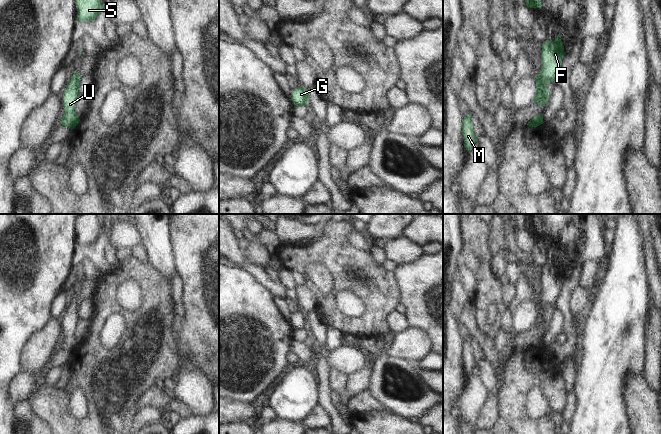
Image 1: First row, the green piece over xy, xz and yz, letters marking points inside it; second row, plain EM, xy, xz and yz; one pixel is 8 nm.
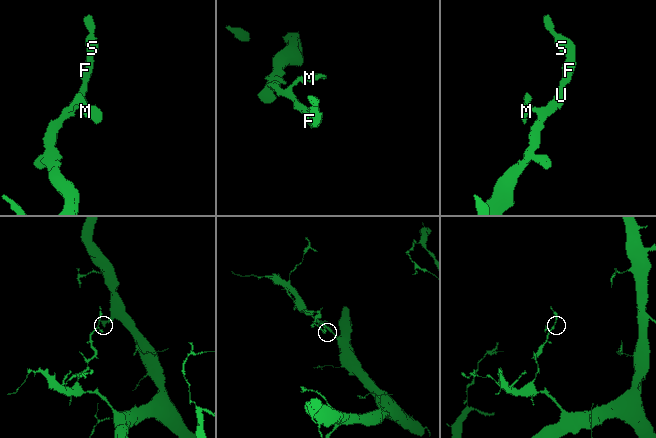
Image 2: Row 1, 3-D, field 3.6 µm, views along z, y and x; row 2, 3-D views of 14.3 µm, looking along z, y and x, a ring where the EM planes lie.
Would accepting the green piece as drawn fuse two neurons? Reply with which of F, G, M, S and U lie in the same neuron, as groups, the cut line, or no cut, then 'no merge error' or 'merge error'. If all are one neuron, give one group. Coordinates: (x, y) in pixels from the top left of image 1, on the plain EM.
F G M S U; no cut; no merge error

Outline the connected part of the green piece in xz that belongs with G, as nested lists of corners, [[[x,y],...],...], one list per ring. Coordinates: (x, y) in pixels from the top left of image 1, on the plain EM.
[[[299,309],[295,313],[292,313],[290,322],[294,330],[307,329],[309,326],[309,315]]]

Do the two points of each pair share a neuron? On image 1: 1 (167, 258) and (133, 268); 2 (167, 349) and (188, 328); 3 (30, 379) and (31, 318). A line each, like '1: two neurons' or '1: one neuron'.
1: two neurons
2: two neurons
3: two neurons

